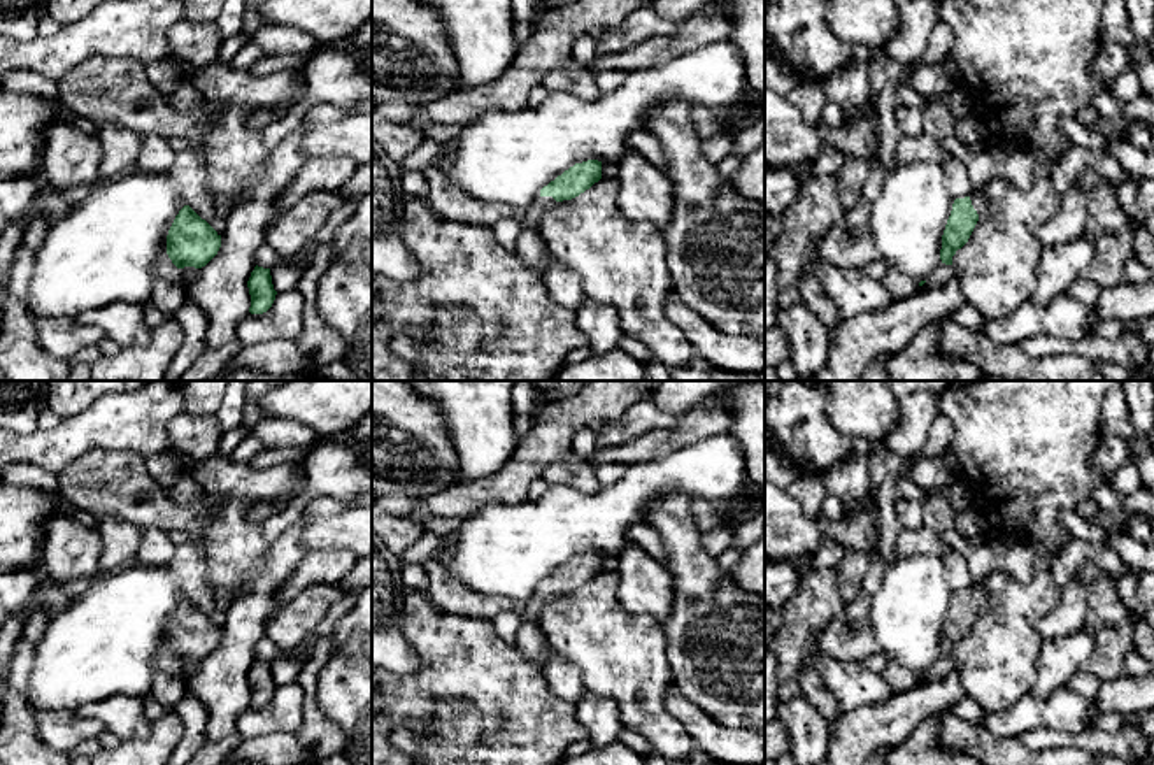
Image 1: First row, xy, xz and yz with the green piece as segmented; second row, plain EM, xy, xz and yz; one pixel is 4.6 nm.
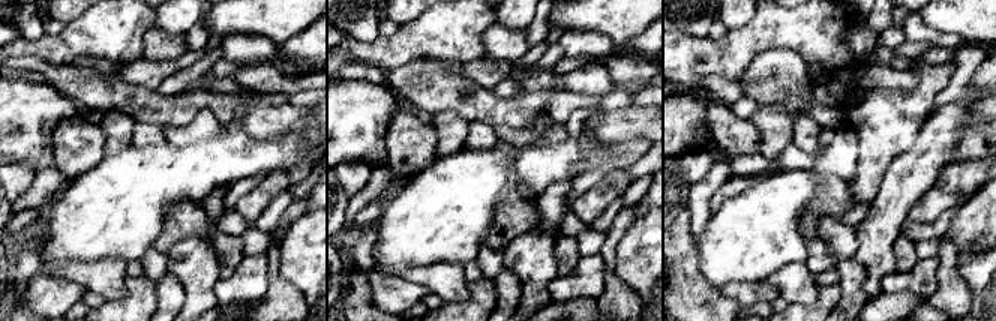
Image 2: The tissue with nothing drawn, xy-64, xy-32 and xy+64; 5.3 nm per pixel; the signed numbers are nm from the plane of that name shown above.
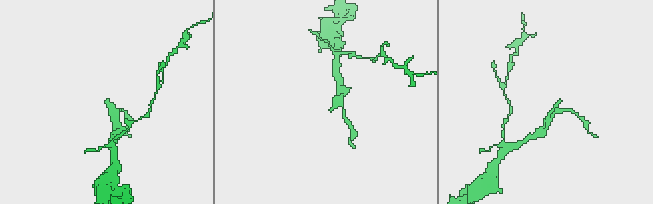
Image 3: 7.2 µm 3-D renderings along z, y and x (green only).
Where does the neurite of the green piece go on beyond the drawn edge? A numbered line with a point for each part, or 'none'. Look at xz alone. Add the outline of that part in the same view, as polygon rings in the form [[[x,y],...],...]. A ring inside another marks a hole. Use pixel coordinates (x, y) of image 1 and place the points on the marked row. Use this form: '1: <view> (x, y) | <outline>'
none

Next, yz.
1: yz (979, 202) | [[[973,189],[973,193],[970,195],[970,200],[972,200],[973,209],[980,216],[987,205],[987,198],[980,191]]]

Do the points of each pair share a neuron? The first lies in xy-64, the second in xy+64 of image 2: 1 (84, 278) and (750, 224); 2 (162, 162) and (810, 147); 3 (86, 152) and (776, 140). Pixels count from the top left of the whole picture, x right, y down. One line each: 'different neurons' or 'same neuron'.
1: different neurons
2: different neurons
3: different neurons

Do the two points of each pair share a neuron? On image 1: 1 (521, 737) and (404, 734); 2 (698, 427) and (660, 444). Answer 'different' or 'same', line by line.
1: different
2: same

